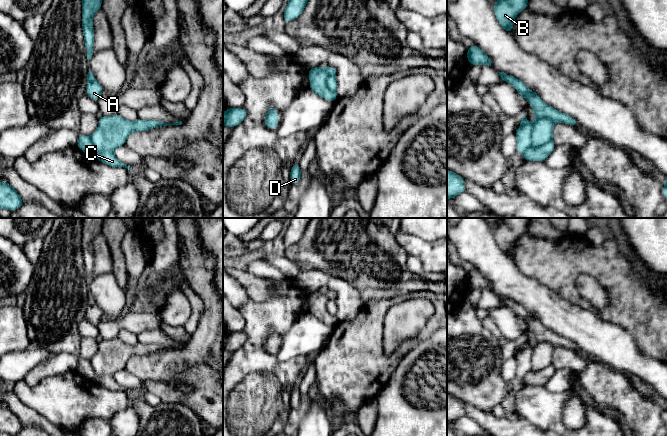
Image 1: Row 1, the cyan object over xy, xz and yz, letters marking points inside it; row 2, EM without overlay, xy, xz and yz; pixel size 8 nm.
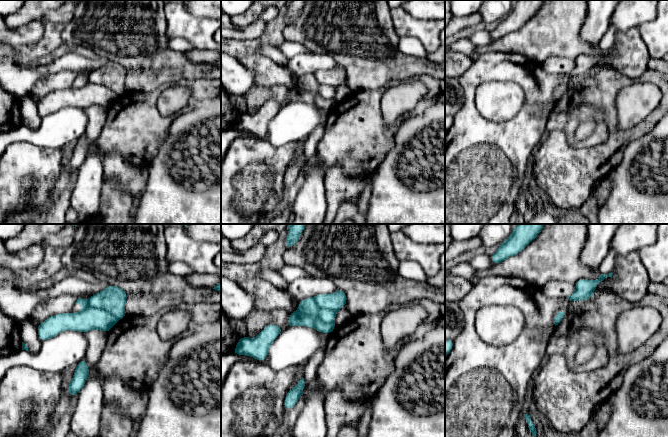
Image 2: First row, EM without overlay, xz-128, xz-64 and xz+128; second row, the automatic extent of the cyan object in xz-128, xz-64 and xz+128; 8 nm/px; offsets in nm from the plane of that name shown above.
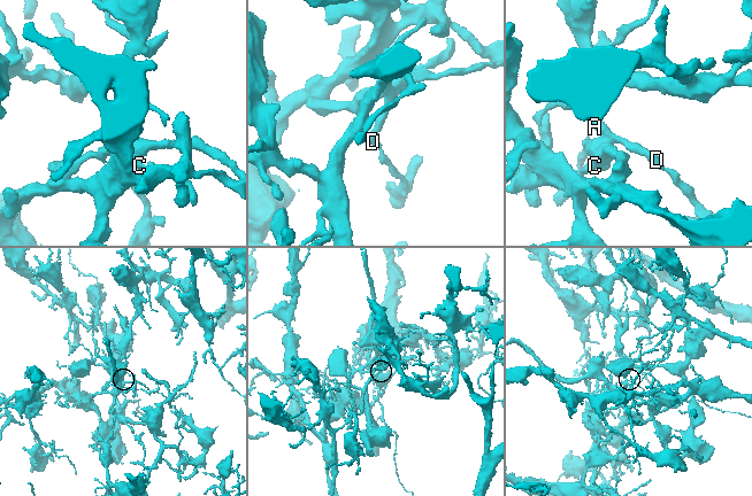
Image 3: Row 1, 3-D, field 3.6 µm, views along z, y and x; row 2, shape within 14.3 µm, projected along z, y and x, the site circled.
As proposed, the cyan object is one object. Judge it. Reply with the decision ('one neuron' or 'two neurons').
two neurons

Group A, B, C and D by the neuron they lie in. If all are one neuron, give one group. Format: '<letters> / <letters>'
A B D / C

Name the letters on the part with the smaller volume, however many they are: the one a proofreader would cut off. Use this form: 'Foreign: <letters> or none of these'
Foreign: C

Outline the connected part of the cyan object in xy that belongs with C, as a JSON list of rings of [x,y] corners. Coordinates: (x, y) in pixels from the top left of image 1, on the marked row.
[[[82,134],[78,135],[77,147],[83,151],[86,155],[91,156],[95,159],[100,160],[102,163],[110,167],[123,167],[130,171],[132,170],[129,166],[120,162],[113,152],[101,152],[97,151],[92,143],[90,136],[85,136]]]

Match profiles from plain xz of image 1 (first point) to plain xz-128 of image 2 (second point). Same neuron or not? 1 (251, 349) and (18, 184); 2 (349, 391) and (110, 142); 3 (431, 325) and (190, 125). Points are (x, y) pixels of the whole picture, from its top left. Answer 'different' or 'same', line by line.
1: same
2: same
3: different

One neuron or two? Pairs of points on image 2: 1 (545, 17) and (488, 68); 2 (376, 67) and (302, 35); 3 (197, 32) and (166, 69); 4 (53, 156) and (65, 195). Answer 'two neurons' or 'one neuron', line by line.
1: two neurons
2: one neuron
3: two neurons
4: two neurons

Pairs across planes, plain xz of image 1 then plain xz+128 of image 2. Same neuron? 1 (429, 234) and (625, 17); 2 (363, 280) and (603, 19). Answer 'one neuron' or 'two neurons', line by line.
1: one neuron
2: two neurons

